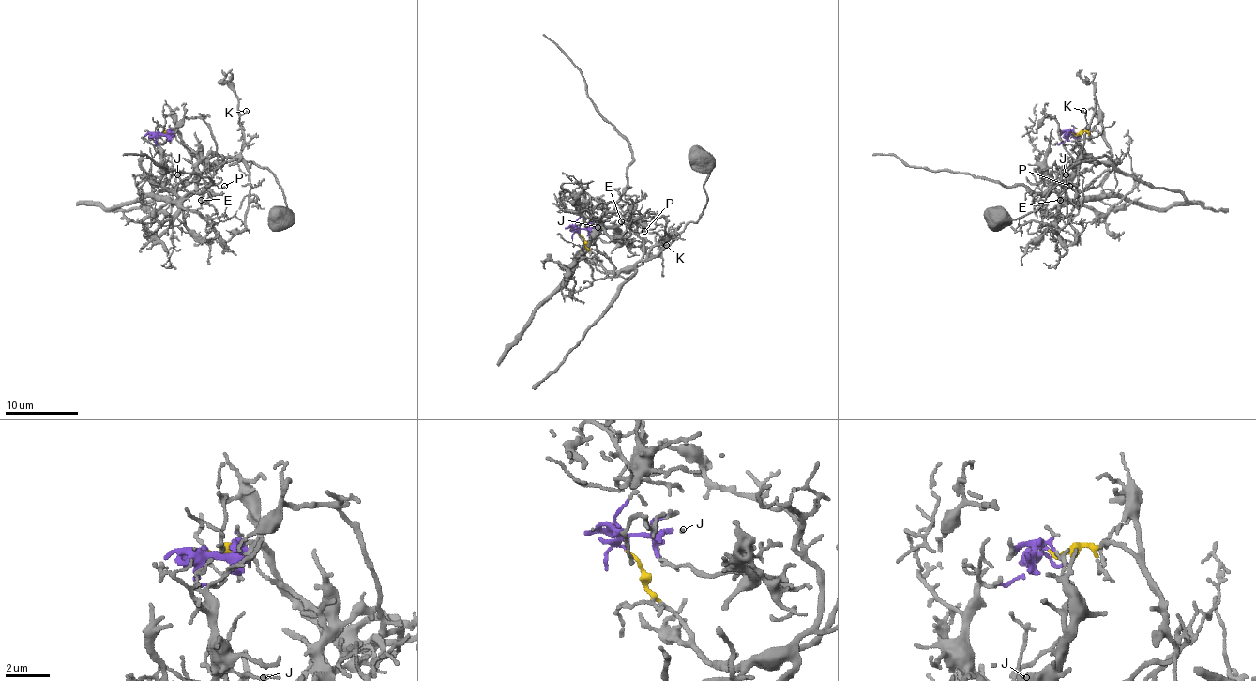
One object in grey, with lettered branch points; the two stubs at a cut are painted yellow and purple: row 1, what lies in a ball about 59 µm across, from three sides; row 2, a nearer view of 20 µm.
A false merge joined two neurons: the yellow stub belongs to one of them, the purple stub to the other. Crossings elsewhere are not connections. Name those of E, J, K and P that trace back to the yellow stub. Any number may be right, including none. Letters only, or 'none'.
K

